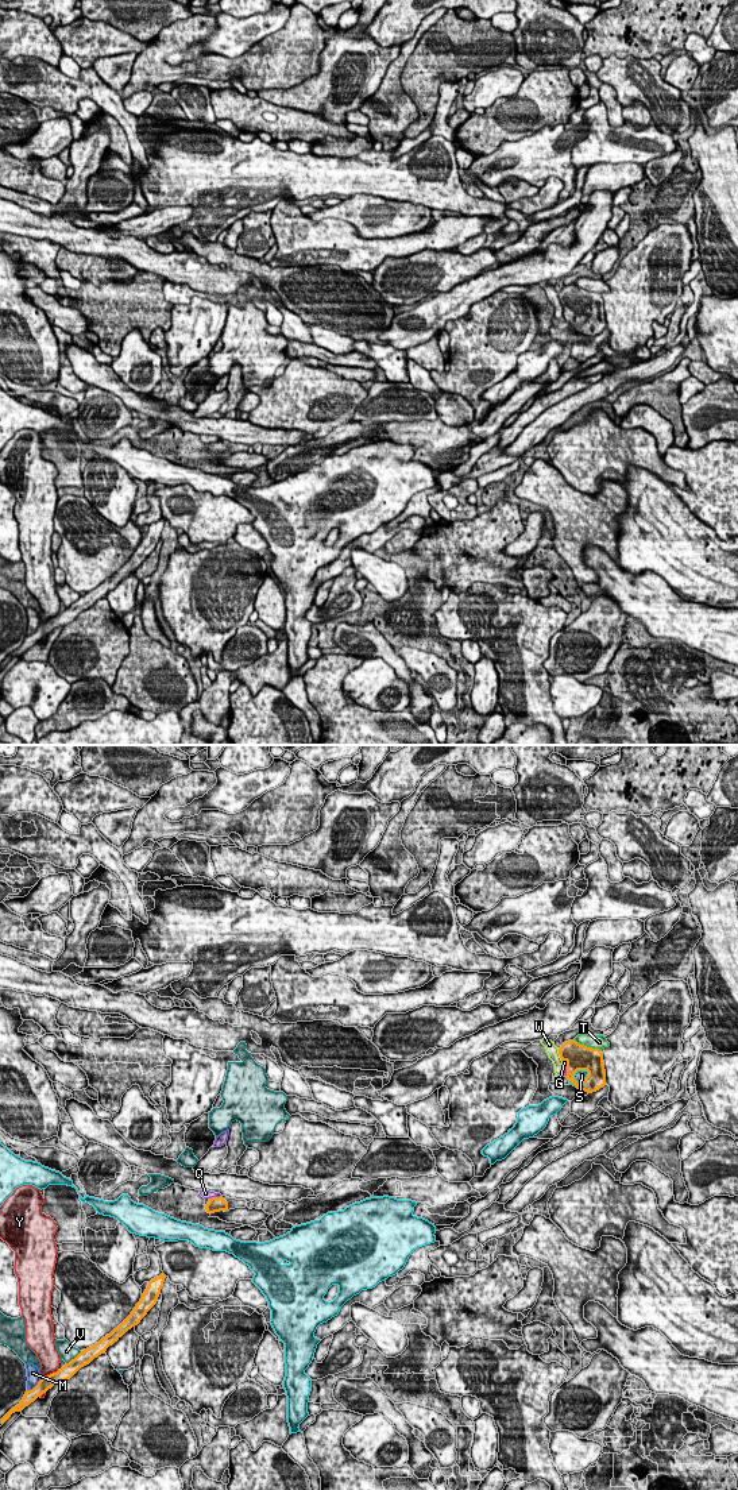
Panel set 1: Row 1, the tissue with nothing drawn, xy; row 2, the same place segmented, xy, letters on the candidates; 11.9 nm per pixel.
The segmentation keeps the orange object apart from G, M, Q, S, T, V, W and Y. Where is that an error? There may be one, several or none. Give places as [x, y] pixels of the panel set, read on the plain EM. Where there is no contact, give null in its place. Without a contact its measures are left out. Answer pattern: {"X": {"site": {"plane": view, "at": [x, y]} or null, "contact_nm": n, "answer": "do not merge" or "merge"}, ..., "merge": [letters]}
{"G": {"site": {"plane": "xy", "at": [567, 312]}, "contact_nm": 220, "answer": "merge"}, "M": {"site": {"plane": "xy", "at": [35, 630]}, "contact_nm": 240, "answer": "do not merge"}, "Q": {"site": {"plane": "xy", "at": [215, 442]}, "contact_nm": 150, "answer": "do not merge"}, "S": {"site": {"plane": "xy", "at": [580, 313]}, "contact_nm": 220, "answer": "do not merge"}, "T": {"site": {"plane": "xy", "at": [588, 292]}, "contact_nm": 340, "answer": "do not merge"}, "V": {"site": {"plane": "xy", "at": [74, 602]}, "contact_nm": 240, "answer": "do not merge"}, "W": {"site": {"plane": "xy", "at": [560, 300]}, "contact_nm": 170, "answer": "do not merge"}, "Y": {"site": {"plane": "xy", "at": [50, 618]}, "contact_nm": 240, "answer": "do not merge"}, "merge": ["G"]}

